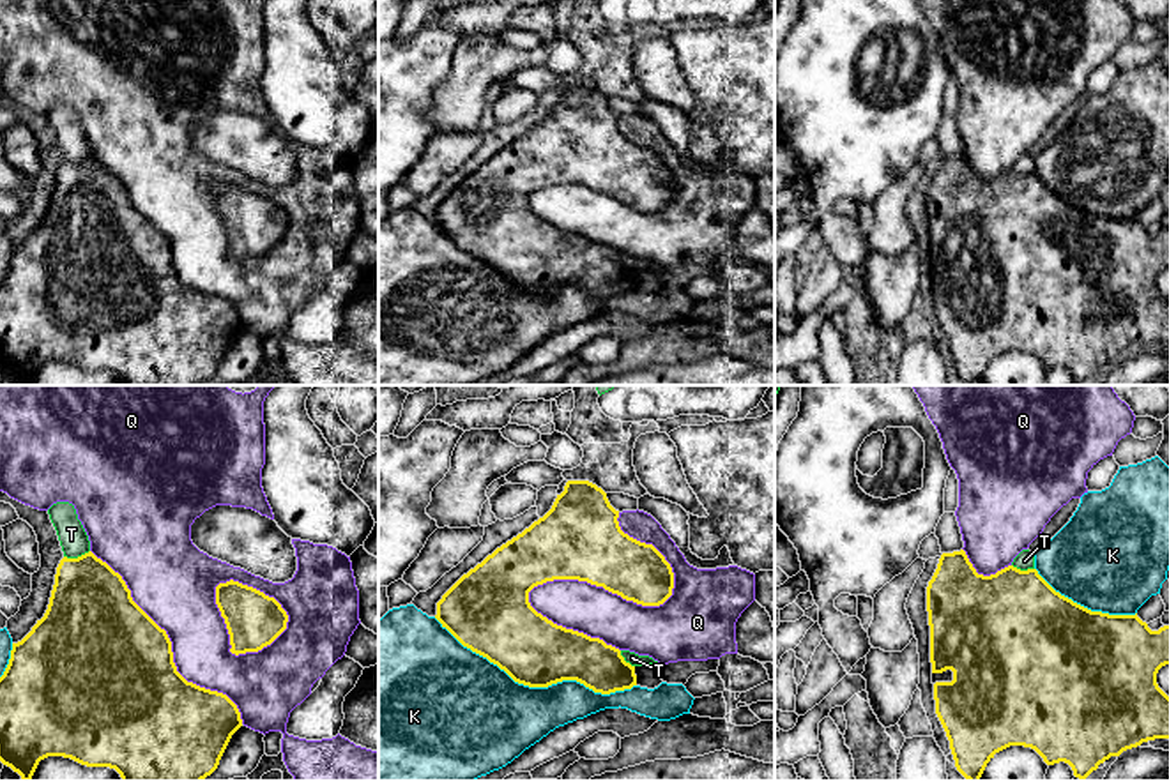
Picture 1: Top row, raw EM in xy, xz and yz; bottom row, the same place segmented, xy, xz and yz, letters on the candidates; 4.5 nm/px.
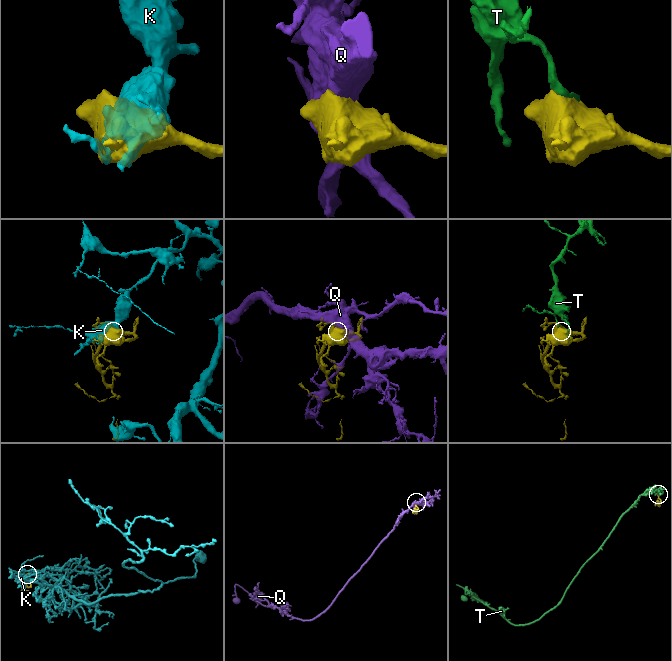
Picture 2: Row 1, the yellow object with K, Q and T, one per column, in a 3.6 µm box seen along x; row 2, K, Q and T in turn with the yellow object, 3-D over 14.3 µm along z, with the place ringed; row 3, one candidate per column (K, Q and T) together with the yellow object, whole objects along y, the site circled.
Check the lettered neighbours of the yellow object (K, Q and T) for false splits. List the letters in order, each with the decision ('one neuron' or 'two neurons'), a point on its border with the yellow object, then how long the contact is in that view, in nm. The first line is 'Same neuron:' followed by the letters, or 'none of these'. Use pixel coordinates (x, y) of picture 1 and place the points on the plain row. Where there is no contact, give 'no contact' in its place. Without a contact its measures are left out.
Same neuron: none of these
K: two neurons; contact xz (534, 290); length 950 nm
Q: two neurons; contact xz (596, 189); length 700 nm
T: two neurons; contact xy (78, 161); length 120 nm

